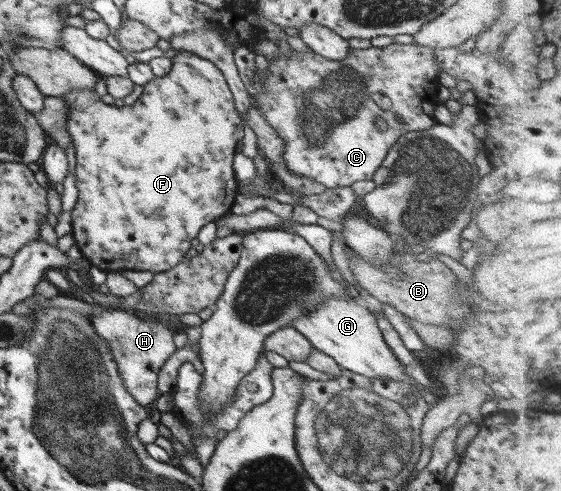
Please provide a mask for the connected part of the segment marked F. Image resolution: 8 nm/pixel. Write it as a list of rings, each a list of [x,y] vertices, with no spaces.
[[[181,51],[172,60],[172,69],[169,74],[154,77],[151,82],[144,85],[139,98],[130,106],[106,104],[101,101],[101,96],[93,89],[81,89],[79,92],[71,91],[63,95],[64,101],[70,109],[66,127],[71,142],[75,148],[77,166],[75,168],[77,177],[77,190],[79,191],[75,207],[70,212],[72,217],[72,235],[75,245],[82,252],[82,256],[90,265],[97,266],[106,272],[120,272],[125,270],[147,270],[147,272],[160,273],[171,270],[179,264],[191,247],[191,241],[198,238],[202,226],[215,222],[219,217],[230,213],[233,202],[238,194],[237,180],[233,171],[233,159],[237,144],[244,137],[245,122],[240,112],[237,112],[234,96],[227,84],[223,73],[210,60],[192,52]]]

